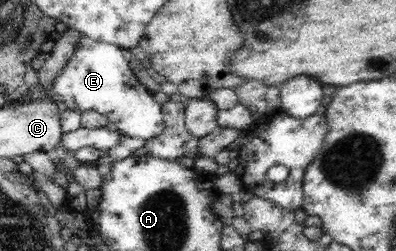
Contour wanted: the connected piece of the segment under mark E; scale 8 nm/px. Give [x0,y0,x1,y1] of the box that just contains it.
[22,37,163,140]

